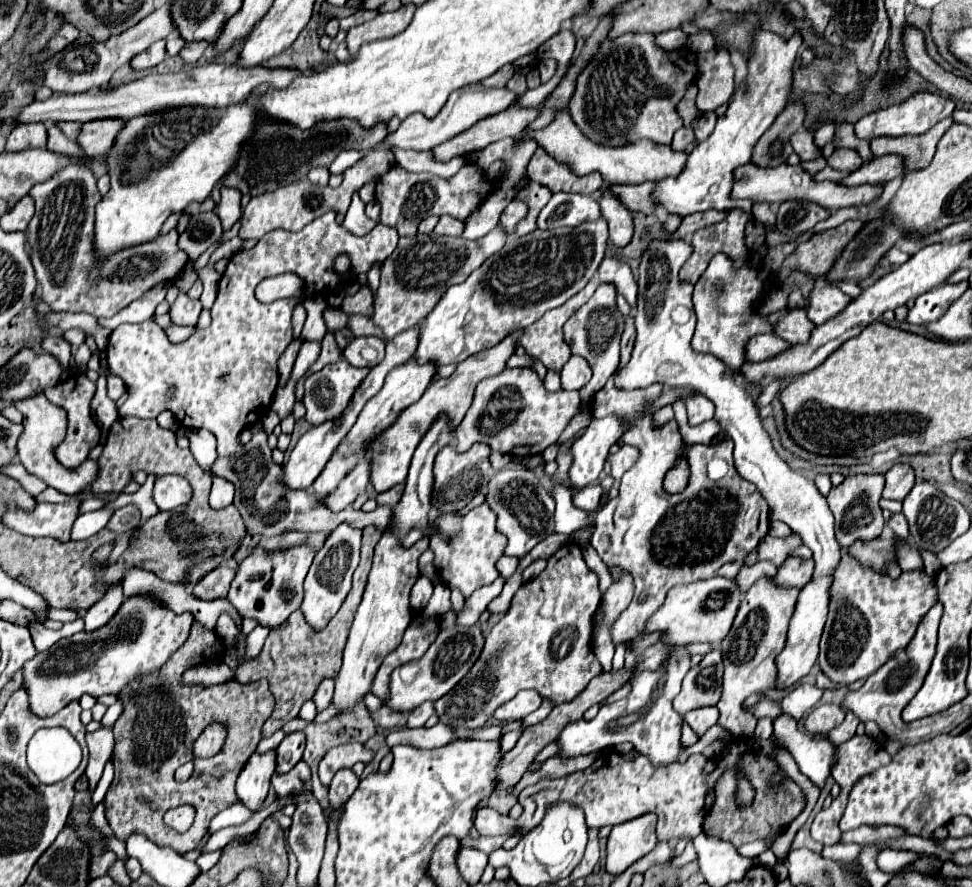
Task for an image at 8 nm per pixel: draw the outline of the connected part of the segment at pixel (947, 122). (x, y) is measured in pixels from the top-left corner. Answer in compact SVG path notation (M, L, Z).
M951 117L939 121L925 135L905 135L905 137L877 137L871 141L871 151L877 155L903 155L905 173L923 169L931 163L939 137L953 125Z

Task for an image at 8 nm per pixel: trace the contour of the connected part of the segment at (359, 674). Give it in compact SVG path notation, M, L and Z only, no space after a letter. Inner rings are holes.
M383 535L375 547L373 569L369 573L369 583L363 593L363 601L355 611L355 619L347 637L347 645L343 651L343 667L335 679L335 697L333 705L341 711L349 709L357 701L363 699L365 693L371 691L371 683L381 661L399 647L403 633L411 623L411 607L409 593L415 581L419 579L417 559L429 547L429 539L421 539L413 547L399 547L399 539L395 535Z

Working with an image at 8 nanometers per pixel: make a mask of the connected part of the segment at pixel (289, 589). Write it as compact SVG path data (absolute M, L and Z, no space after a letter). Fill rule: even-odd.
M297 545L283 551L267 551L263 555L245 557L237 567L235 579L231 581L227 595L229 603L241 617L251 617L261 627L281 627L303 603L303 579L313 563L315 553L317 551L309 545Z

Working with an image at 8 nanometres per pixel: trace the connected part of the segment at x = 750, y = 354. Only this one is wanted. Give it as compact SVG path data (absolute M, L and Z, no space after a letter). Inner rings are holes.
M761 333L747 341L745 359L749 363L771 359L771 355L775 355L775 351L783 351L783 347L787 347L787 343L783 343L783 339L779 339L775 333Z

